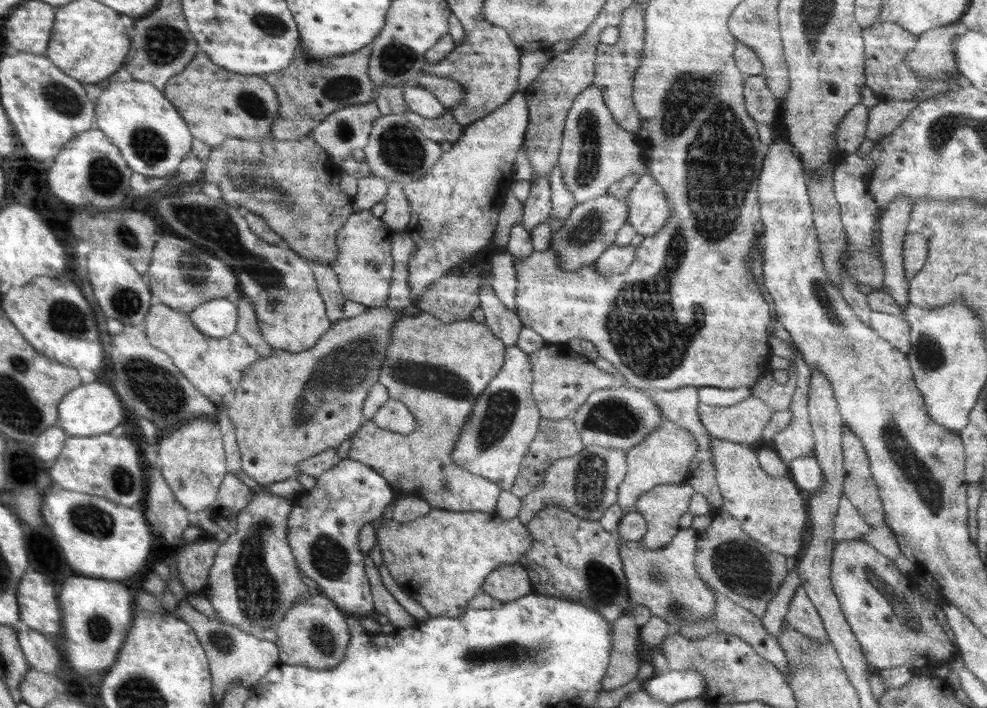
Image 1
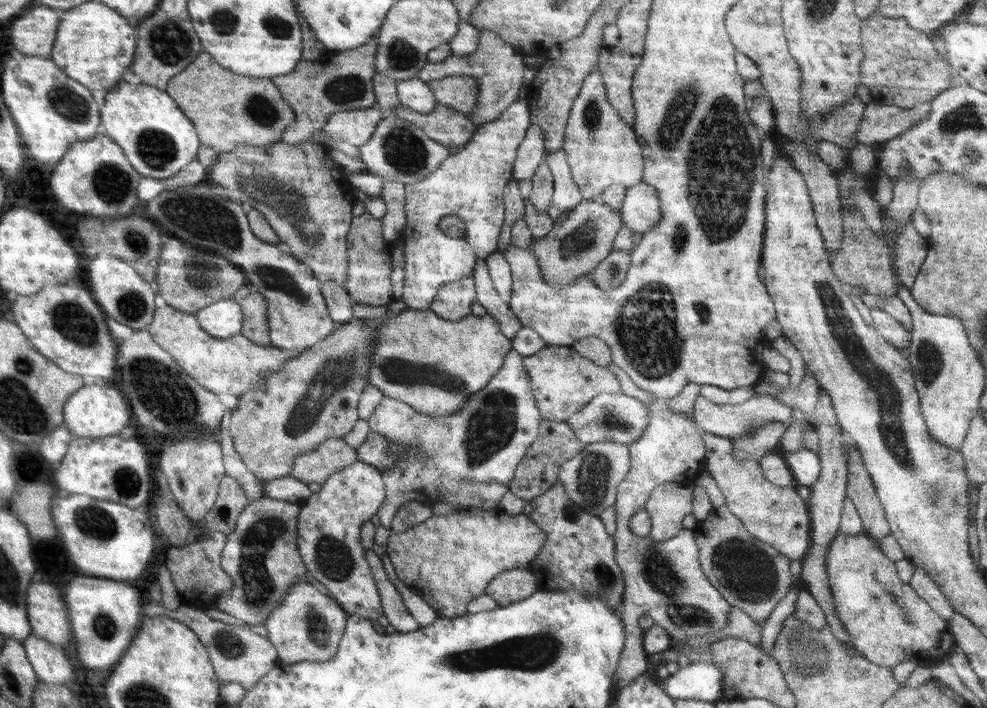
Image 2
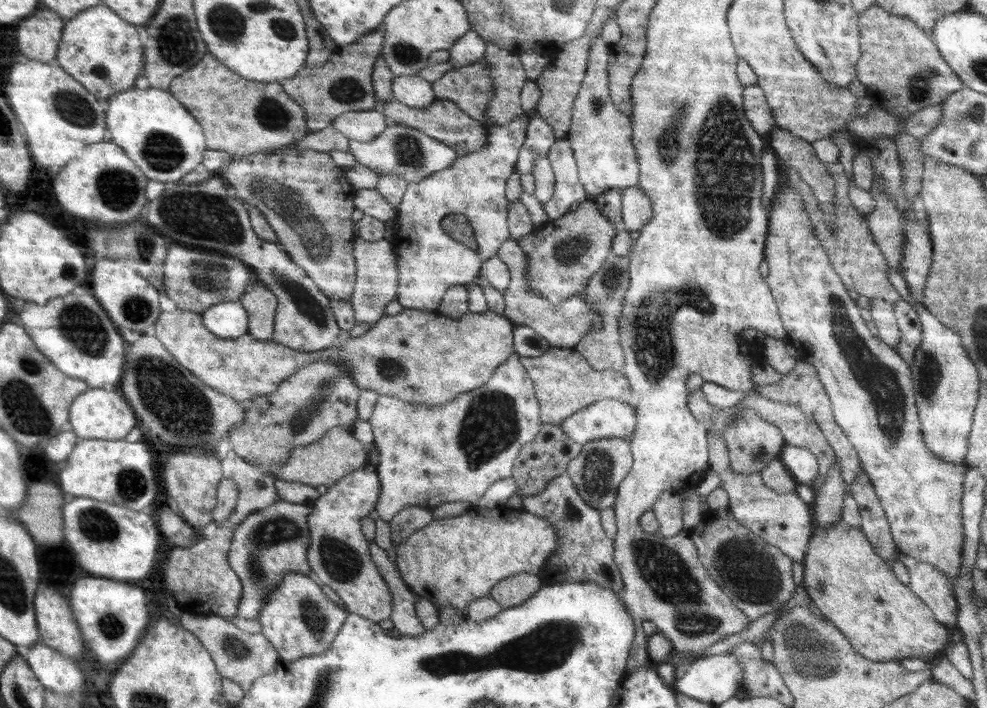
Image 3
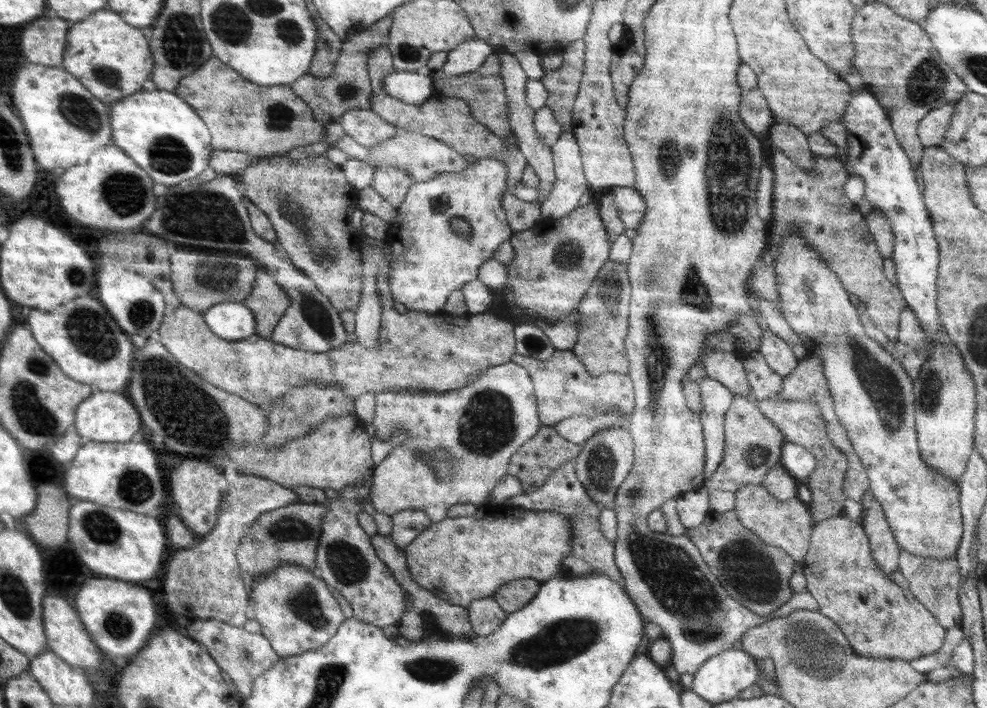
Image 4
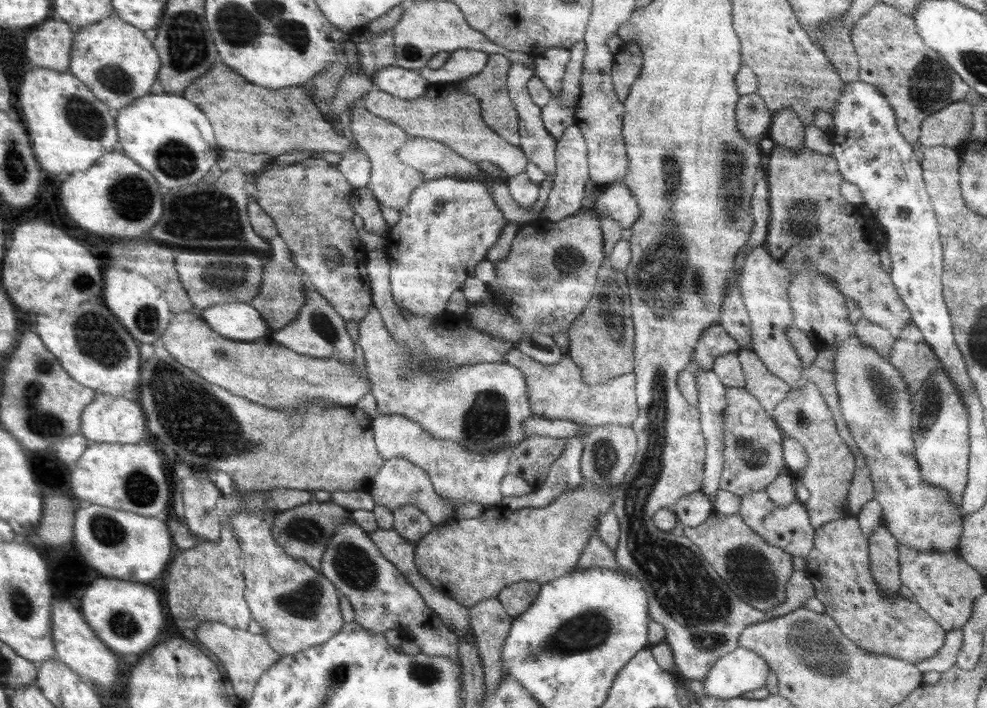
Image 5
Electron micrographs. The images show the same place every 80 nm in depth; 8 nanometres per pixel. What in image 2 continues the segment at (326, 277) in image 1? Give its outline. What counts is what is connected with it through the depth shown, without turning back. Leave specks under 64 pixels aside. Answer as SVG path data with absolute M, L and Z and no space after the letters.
M331 280L320 282L320 286L330 318L335 322L335 327L338 328L342 324L354 320L354 302L348 291L344 287L334 284Z

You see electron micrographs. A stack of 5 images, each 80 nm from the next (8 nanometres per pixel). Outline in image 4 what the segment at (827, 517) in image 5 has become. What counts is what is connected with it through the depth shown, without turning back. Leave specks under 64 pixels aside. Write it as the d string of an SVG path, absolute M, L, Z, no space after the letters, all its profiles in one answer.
M780 395L764 400L754 399L757 407L766 418L769 418L785 436L785 440L803 446L816 459L816 469L810 473L804 484L810 489L811 501L807 507L814 524L843 512L847 497L843 493L843 482L848 471L848 459L839 448L834 446L826 430L826 422L820 417L819 406L812 401L786 400Z

